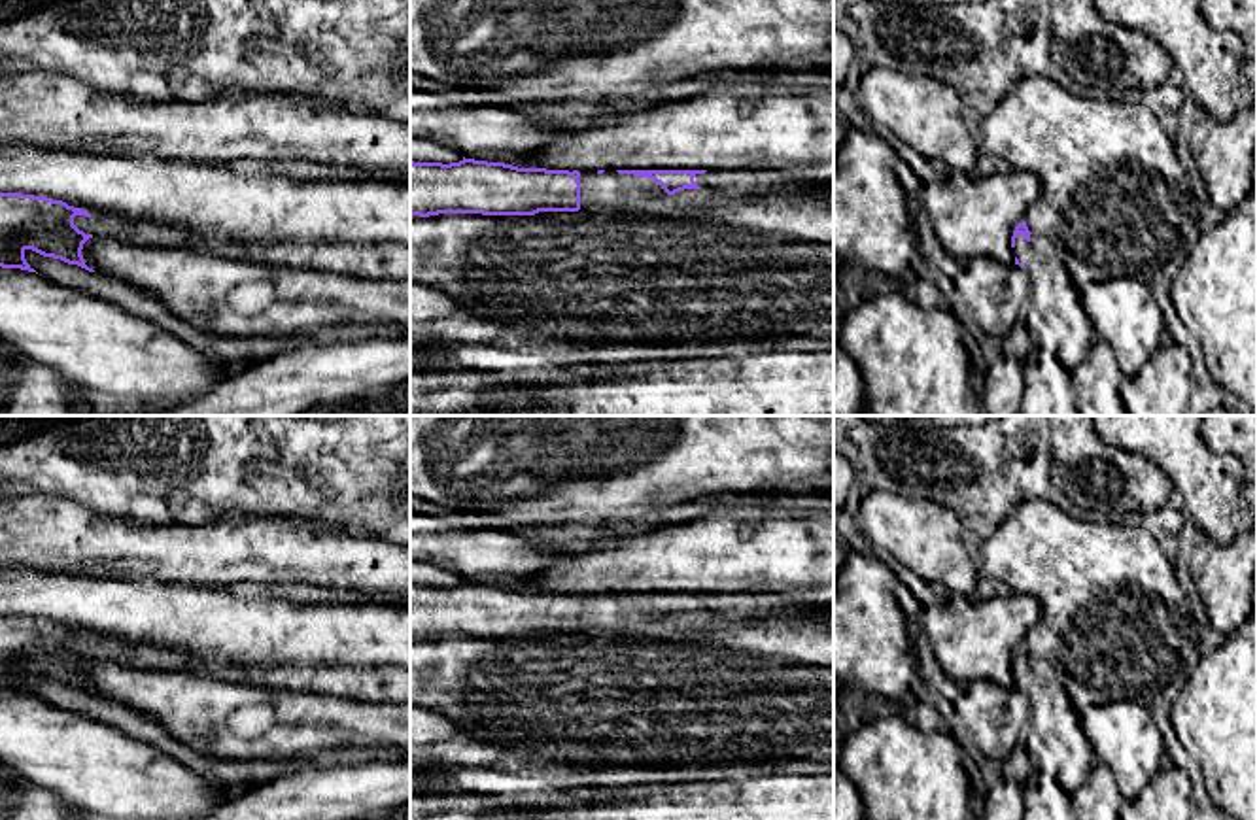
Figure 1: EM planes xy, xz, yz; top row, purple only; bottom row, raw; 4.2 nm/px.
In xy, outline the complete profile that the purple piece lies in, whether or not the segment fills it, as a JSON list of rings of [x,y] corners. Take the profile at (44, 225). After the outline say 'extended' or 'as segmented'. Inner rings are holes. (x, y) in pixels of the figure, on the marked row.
[[[0,193],[0,266],[36,272],[25,259],[25,251],[32,249],[95,272],[81,255],[83,244],[93,234],[85,234],[74,225],[76,215],[91,217],[87,210],[62,200]]]; as segmented

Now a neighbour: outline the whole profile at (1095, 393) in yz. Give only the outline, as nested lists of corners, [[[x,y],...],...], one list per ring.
[[[1096,338],[1087,359],[1070,370],[1077,416],[1128,416],[1121,401],[1123,372],[1111,346]]]

